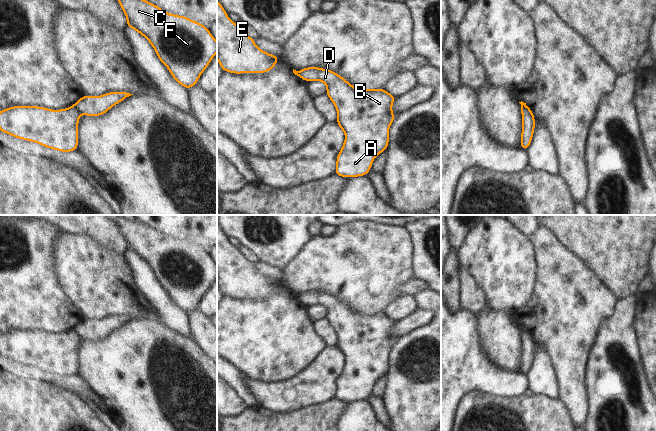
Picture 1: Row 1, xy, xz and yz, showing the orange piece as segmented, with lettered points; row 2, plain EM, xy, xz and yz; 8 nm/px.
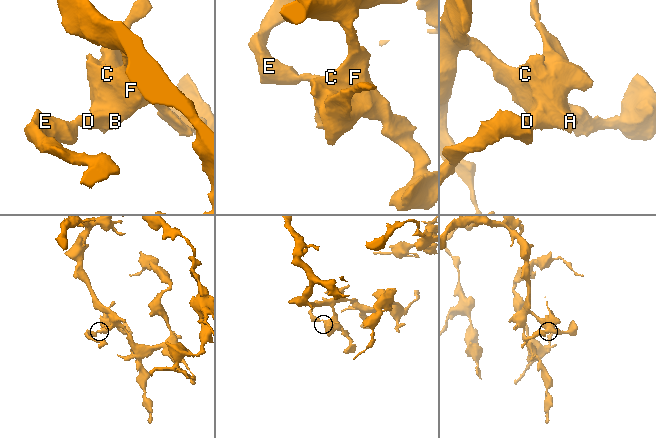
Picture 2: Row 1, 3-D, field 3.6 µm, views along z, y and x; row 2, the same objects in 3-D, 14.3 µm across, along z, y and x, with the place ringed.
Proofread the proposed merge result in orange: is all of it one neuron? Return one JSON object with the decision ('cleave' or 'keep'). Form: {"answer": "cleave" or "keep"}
{"answer": "cleave"}

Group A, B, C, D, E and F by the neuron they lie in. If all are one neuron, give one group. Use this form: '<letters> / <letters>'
A B C D F / E

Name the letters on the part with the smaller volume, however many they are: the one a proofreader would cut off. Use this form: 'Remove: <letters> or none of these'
Remove: E

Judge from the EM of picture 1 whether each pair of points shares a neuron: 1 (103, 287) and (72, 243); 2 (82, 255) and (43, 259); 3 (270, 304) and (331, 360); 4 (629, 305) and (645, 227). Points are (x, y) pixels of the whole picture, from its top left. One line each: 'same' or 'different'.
1: same
2: different
3: different
4: different

